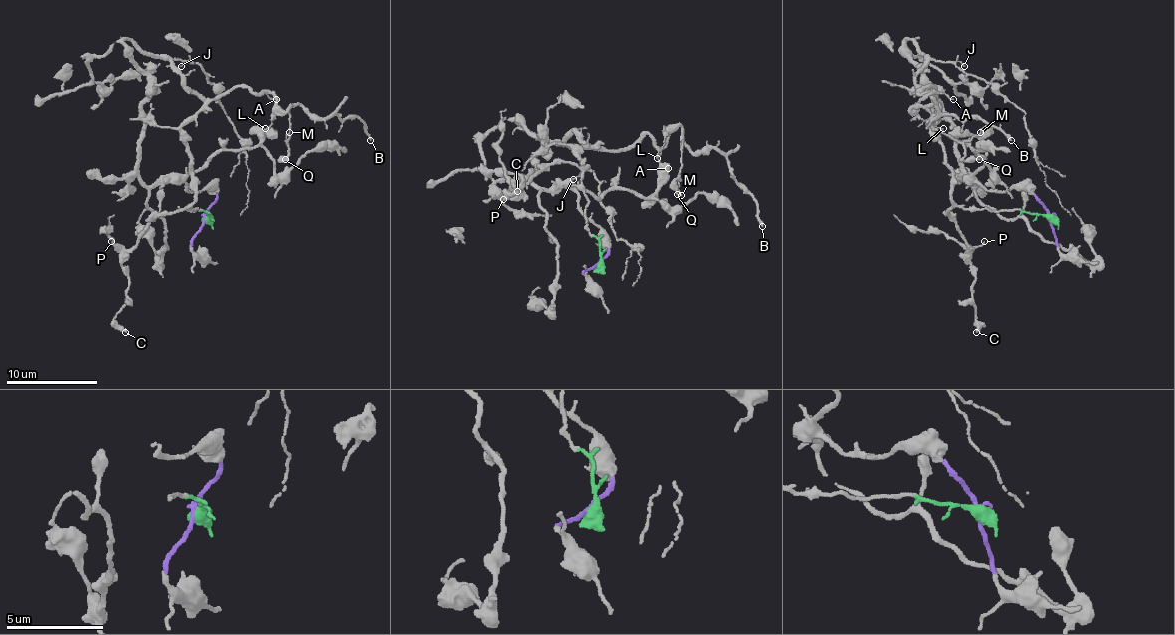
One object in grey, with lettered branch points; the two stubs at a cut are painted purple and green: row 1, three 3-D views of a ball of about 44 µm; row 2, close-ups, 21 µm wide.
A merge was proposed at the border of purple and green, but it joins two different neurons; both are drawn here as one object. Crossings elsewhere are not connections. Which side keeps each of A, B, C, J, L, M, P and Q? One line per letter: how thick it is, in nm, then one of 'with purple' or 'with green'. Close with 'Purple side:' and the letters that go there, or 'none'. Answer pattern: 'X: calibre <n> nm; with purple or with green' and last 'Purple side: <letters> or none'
A: calibre 110 nm; with green
B: calibre 220 nm; with green
C: calibre 300 nm; with green
J: calibre 120 nm; with green
L: calibre 110 nm; with green
M: calibre 130 nm; with green
P: calibre 110 nm; with green
Q: calibre 280 nm; with green
Purple side: none

